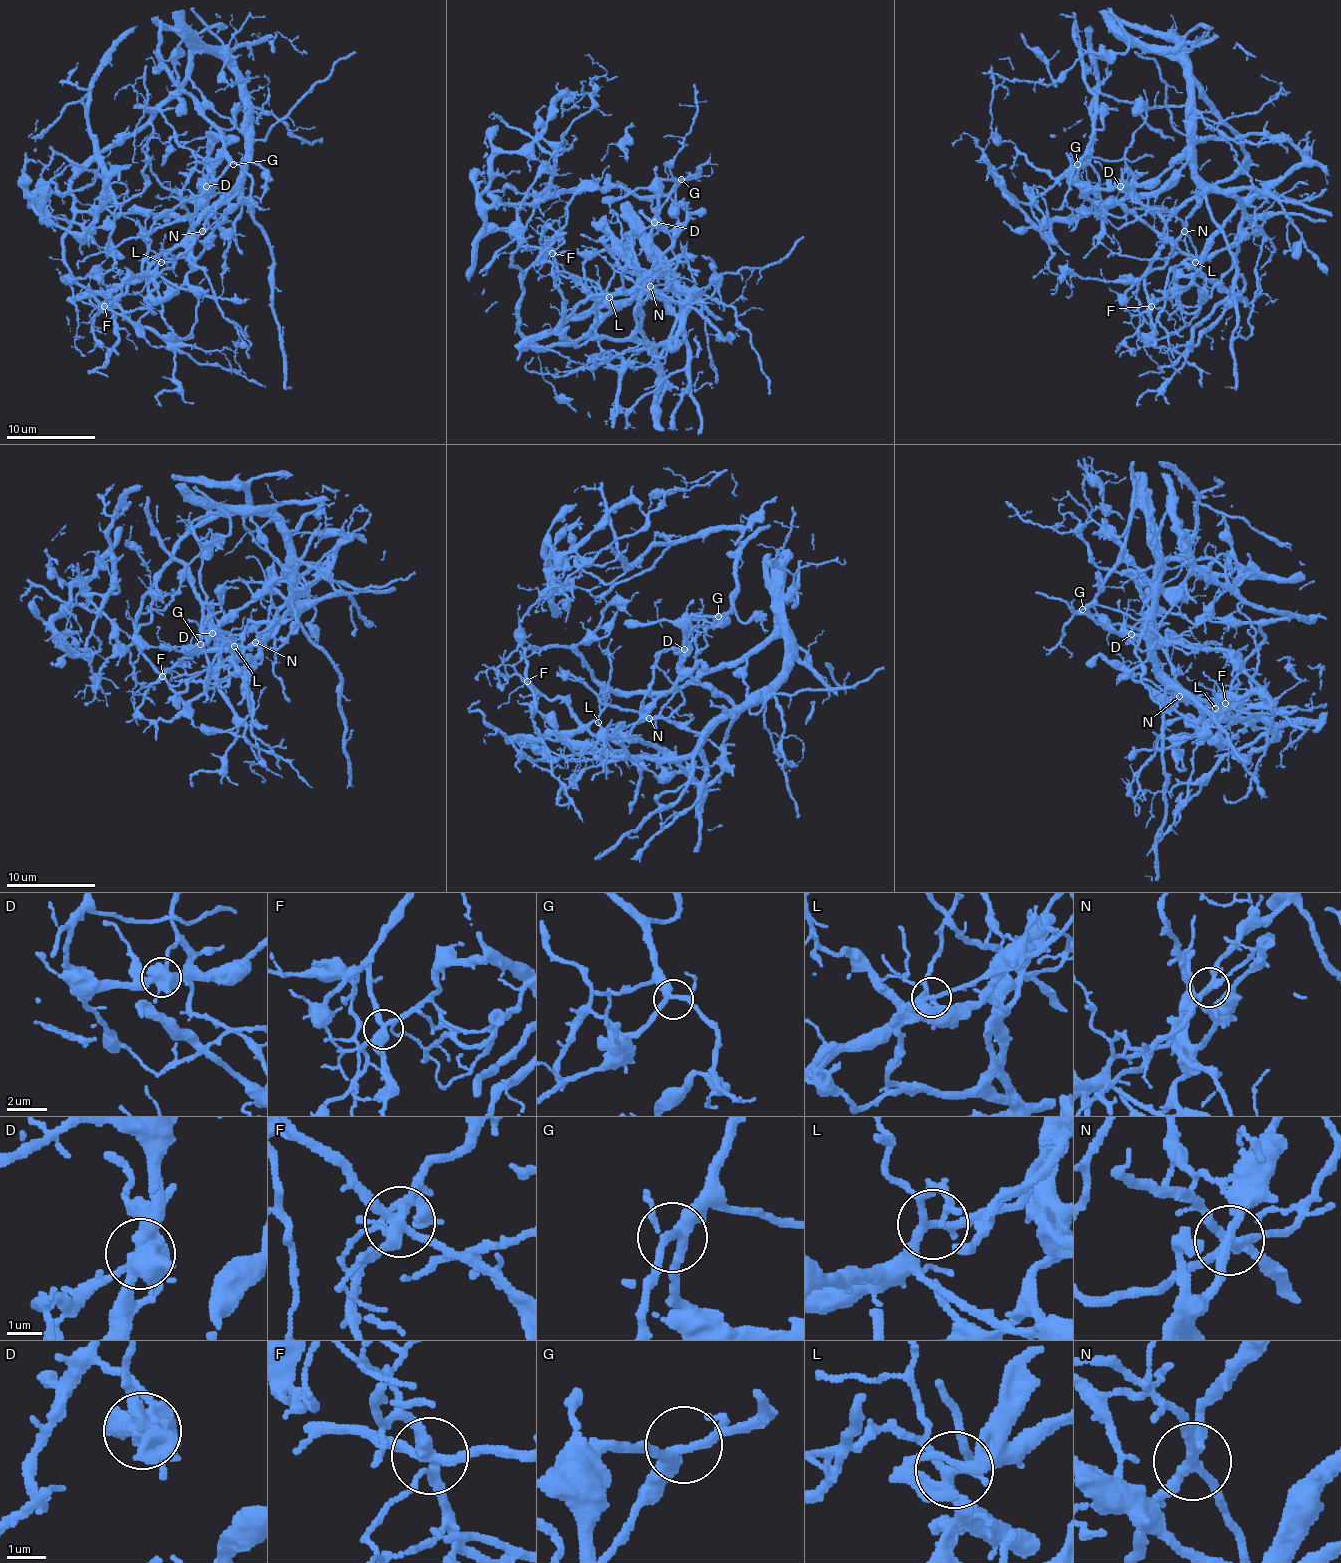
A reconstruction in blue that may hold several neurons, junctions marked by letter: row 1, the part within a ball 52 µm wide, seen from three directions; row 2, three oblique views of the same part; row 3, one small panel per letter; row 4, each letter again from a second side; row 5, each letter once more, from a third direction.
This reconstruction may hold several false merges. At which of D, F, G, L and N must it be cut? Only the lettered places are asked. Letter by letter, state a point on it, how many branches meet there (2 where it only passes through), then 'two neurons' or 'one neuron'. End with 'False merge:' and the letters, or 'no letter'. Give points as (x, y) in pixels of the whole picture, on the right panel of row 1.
D: at (1120, 186); 6 branches meet; two neurons
F: at (1151, 306); 5 branches meet; two neurons
G: at (1077, 164); 4 branches meet; one neuron
L: at (1195, 262); 4 branches meet; one neuron
N: at (1184, 231); 4 branches meet; two neurons
False merge: D, F, N

